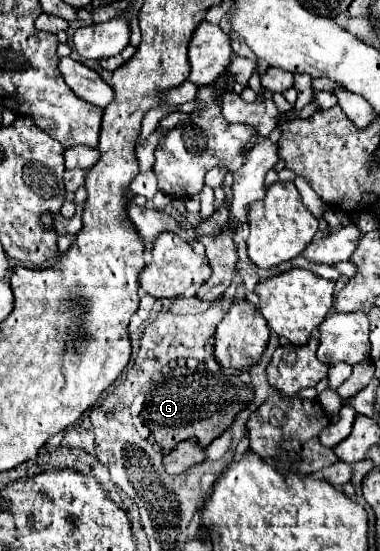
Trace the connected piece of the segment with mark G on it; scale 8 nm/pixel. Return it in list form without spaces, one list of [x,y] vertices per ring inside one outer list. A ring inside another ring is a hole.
[[[176,367],[164,375],[162,381],[154,383],[146,397],[146,409],[142,419],[148,423],[152,437],[168,453],[176,443],[196,437],[202,447],[208,447],[216,437],[220,437],[234,421],[234,417],[250,405],[254,399],[254,389],[240,381],[236,373],[218,371],[210,373],[206,369],[190,371],[188,367]]]

